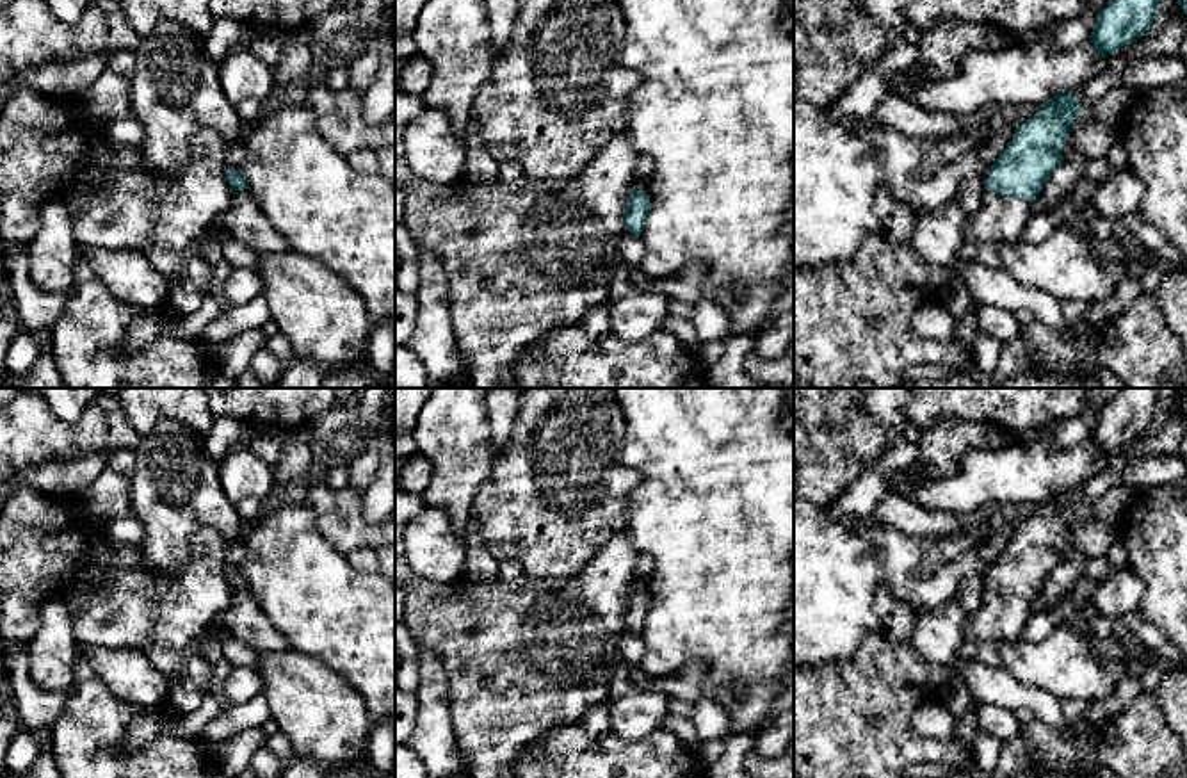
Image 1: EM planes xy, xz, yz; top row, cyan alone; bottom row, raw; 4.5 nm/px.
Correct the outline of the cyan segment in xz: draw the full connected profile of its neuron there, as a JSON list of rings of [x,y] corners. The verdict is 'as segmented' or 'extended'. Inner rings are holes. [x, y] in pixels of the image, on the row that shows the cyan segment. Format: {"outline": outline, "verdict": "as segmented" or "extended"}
{"outline": [[[648,180],[632,183],[628,203],[625,208],[625,230],[641,237],[650,210],[650,196],[646,194]]], "verdict": "extended"}

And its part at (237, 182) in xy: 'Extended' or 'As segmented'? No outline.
Extended

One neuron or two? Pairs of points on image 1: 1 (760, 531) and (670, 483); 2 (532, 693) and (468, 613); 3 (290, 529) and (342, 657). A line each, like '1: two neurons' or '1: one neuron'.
1: one neuron
2: one neuron
3: one neuron

